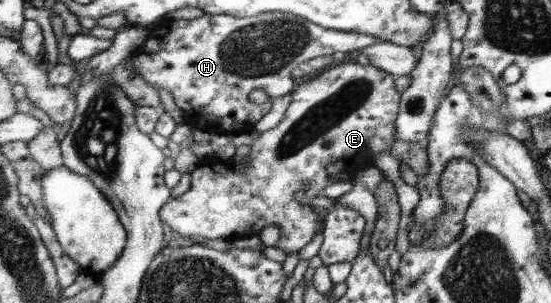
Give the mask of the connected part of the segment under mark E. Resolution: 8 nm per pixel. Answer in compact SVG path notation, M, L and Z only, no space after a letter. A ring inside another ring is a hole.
M341 61L337 63L334 67L327 69L320 75L309 79L308 81L297 82L295 89L292 91L293 96L284 117L280 120L280 123L276 125L276 128L260 132L258 139L250 146L250 161L246 162L244 167L244 174L237 174L235 169L232 169L231 161L224 162L219 158L211 157L207 161L202 162L196 169L190 171L192 175L192 187L186 193L182 193L180 197L171 197L167 205L163 207L162 210L162 220L167 224L172 232L178 233L182 236L190 235L201 235L206 239L232 239L236 240L238 238L246 236L254 236L262 233L264 229L268 226L275 225L280 226L282 229L282 236L279 243L274 245L274 247L283 249L287 255L290 253L299 253L302 247L308 245L312 238L322 230L322 223L319 220L319 215L314 213L314 207L310 209L311 205L300 205L298 201L294 201L294 193L296 191L302 191L304 189L304 194L307 198L314 198L319 195L320 191L326 186L331 185L329 178L332 178L338 174L345 173L350 175L352 178L356 175L359 170L370 168L374 166L374 158L379 153L391 153L392 151L392 141L394 141L395 134L395 119L399 113L399 109L402 102L402 93L395 87L395 76L391 73L382 71L378 67L374 67L372 64L366 66L358 64L358 62L347 62Z

